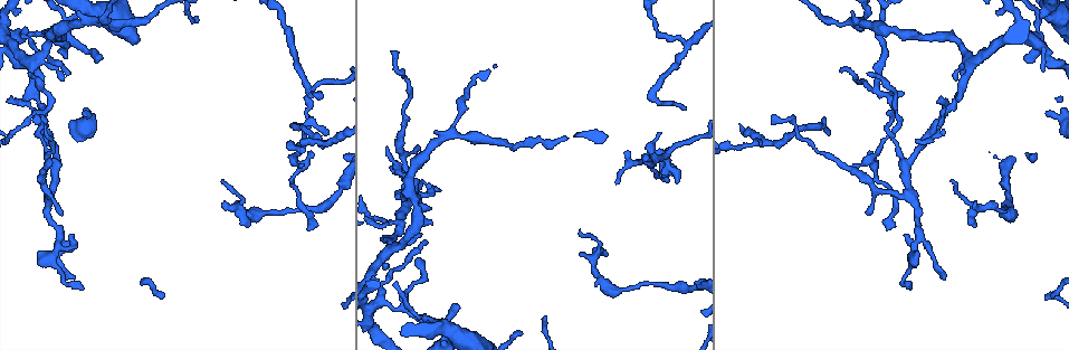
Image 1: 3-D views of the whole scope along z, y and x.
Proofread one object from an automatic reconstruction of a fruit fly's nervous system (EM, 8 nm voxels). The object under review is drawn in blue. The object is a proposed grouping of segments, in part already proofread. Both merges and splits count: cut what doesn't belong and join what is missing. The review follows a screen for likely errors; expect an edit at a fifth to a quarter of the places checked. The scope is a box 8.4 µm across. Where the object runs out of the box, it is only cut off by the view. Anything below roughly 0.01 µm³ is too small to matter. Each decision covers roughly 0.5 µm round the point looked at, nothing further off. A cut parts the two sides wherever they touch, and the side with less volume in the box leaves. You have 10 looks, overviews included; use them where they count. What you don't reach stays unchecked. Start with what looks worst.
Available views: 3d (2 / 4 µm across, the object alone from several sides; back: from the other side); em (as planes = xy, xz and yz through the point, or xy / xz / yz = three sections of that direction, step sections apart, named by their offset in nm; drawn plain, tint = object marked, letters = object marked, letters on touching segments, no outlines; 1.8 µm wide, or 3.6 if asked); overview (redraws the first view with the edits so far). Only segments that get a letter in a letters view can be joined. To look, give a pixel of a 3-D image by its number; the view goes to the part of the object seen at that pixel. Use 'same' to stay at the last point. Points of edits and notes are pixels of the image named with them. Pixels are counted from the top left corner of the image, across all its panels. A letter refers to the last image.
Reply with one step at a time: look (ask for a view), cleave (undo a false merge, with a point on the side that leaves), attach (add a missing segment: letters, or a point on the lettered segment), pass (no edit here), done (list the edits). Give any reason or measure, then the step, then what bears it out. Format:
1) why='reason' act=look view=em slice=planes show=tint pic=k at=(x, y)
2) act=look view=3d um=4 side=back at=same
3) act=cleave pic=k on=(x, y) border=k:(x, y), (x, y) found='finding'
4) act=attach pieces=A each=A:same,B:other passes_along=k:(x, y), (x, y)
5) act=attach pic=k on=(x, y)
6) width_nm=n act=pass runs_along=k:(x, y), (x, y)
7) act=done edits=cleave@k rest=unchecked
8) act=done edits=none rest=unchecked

why='free end' act=look view=3d um=2 pic=1 at=(82, 112)

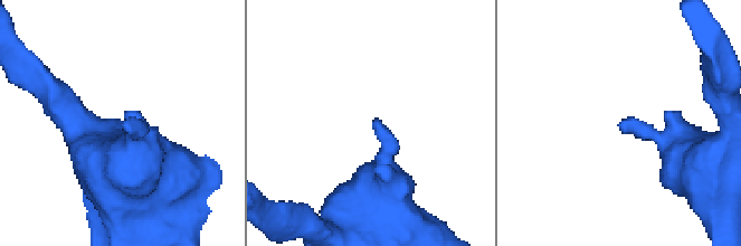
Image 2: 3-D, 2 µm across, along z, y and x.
act=look view=em slice=xy step=8 show=tint pic=2 at=(124, 122)

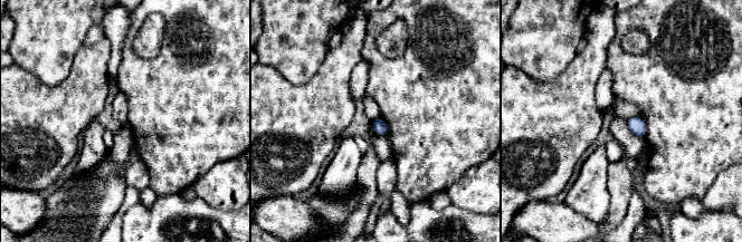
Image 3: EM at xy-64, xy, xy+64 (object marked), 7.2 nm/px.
act=look view=em slice=planes show=letters at=same

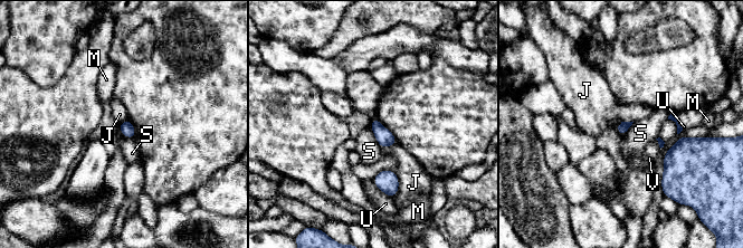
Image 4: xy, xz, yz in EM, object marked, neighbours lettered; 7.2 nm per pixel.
act=pass each=J:other,M:other,S:other,U:other,V:other border=4:(396, 172), (398, 189), (393, 198) found='none of them fits'

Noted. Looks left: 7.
why='abrupt turn' act=look view=em slice=yz step=8 show=tint pic=1 at=(907, 191)

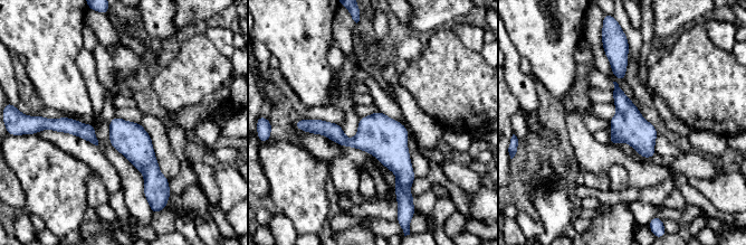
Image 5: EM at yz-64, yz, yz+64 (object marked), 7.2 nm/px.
act=look view=em slice=xy step=8 show=letters at=same

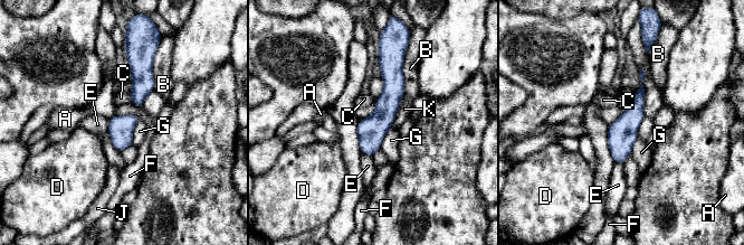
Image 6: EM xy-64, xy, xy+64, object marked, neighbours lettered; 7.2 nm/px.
width_nm=180 act=pass each=A:other,B:other,C:other,D:other,E:other,F:other,G:other,J:other,K:other runs_along=6:(385, 57), (390, 100), (368, 152) found='all the same neuron'

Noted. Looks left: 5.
why='side arm on a straight run' act=look view=3d um=2 pic=1 at=(399, 226)

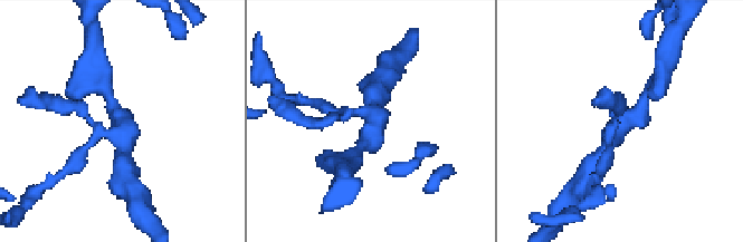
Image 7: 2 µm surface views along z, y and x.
why='shape alone is not enough' act=look view=em slice=yz step=16 show=tint pic=7 at=(374, 125)

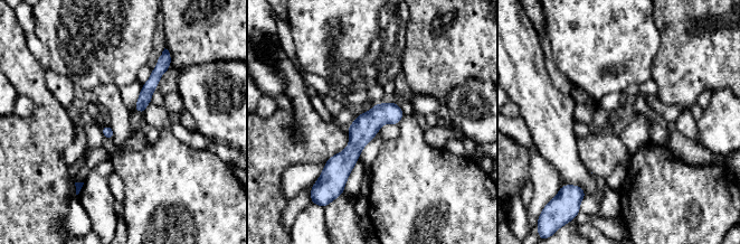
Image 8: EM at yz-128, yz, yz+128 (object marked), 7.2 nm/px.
act=look view=em slice=planes show=letters at=same

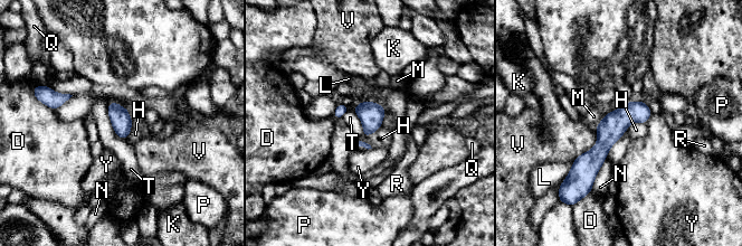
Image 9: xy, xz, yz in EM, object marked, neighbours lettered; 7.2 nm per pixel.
width_nm=150 act=pass each=D:other,H:other,K:other,L:other,M:other,N:other,P:other,Q:other,R:other,T:other,V:other,Y:other border=9:(108, 102), (112, 129), (125, 140) found='continuous, no second neuron'

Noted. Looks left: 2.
act=look view=em slice=yz step=16 show=tint pic=1 at=(248, 226)

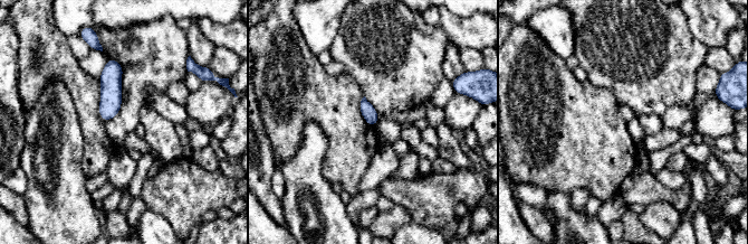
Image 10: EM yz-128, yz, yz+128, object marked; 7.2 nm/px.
act=look view=em slice=planes show=letters at=same

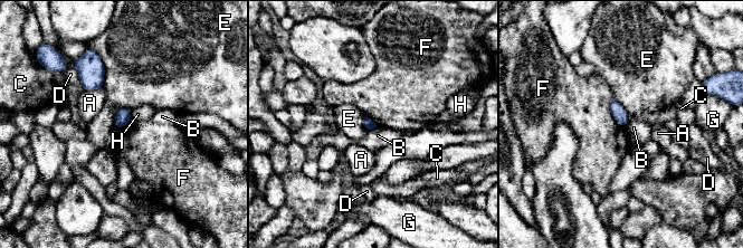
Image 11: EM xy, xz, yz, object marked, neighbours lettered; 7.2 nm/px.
longest_contact=E:260nm act=pass each=A:other,B:other,C:other,D:other,E:other,F:other,G:other,H:other found='no lettered segment goes on from it'

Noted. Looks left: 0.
act=done edits=none rest=unchecked

